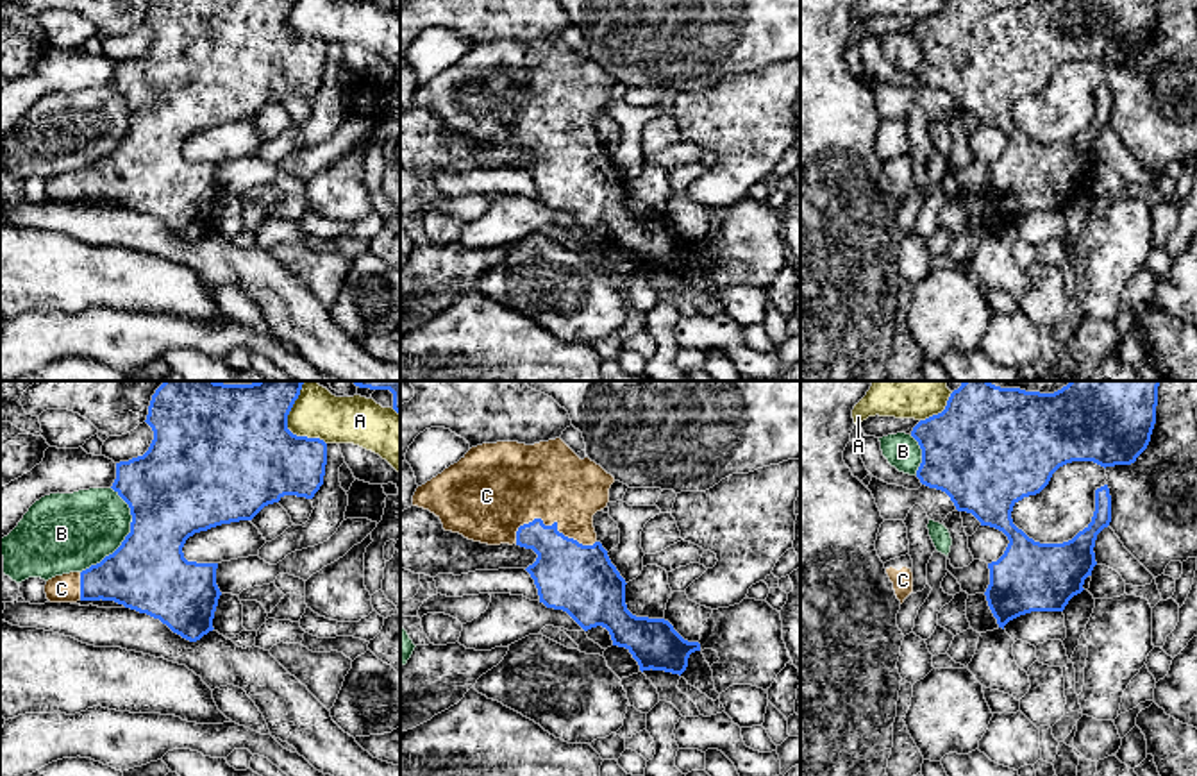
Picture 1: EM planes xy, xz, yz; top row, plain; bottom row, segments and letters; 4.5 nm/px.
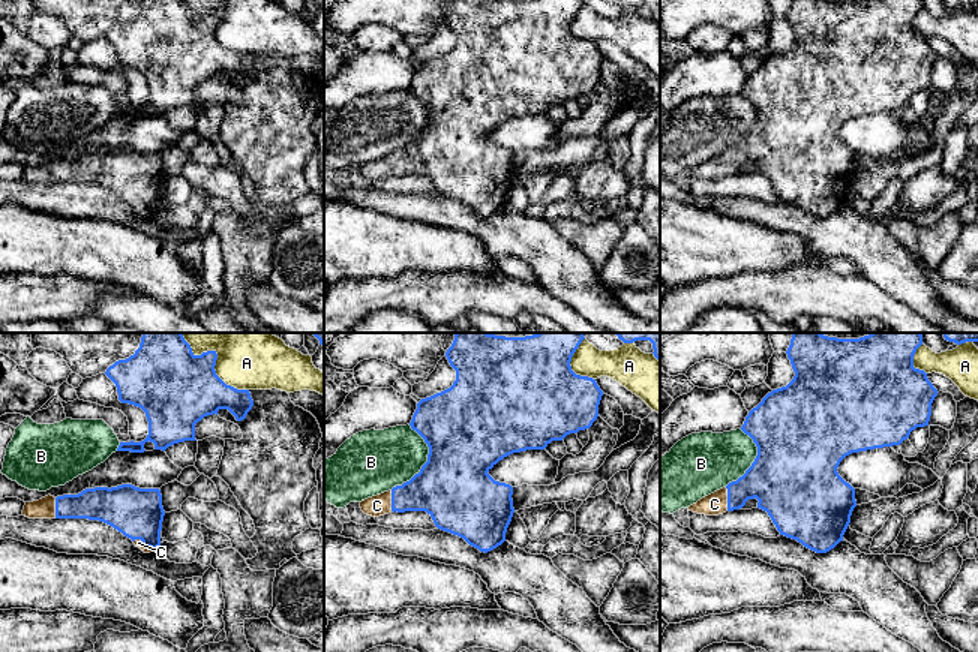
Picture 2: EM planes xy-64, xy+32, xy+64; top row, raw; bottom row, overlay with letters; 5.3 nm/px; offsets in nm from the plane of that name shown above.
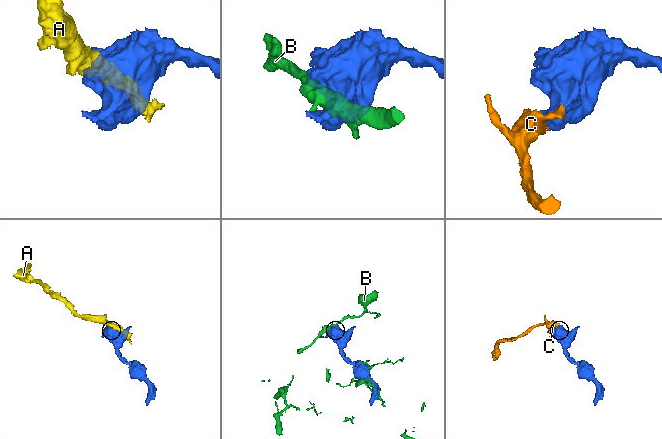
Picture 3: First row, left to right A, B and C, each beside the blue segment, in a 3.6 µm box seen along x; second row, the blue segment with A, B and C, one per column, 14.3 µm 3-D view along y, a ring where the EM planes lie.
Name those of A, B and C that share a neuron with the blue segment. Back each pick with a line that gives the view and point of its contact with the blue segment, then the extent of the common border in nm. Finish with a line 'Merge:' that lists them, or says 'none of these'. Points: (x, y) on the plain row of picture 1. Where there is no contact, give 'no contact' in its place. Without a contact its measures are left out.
C: contact xz (556, 126); length 380 nm
Merge: C

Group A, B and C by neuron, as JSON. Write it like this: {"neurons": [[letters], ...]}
{"neurons": [["A"], ["B"], ["C"]]}

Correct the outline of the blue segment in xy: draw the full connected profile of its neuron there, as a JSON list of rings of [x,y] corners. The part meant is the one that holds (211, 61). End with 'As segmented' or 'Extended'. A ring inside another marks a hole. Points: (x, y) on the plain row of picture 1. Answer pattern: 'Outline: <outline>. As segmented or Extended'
Outline: [[[150,0],[146,23],[154,39],[143,55],[116,63],[113,89],[129,104],[130,132],[100,163],[46,181],[50,202],[114,200],[159,218],[189,241],[213,231],[222,195],[218,163],[184,157],[189,136],[252,120],[284,95],[313,98],[323,84],[327,43],[288,29],[295,0]]]. Extended

